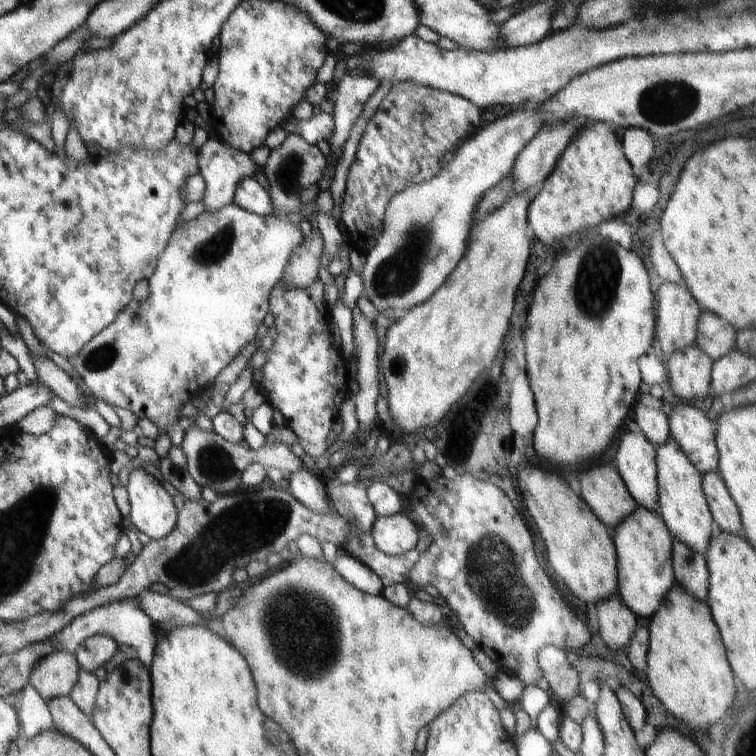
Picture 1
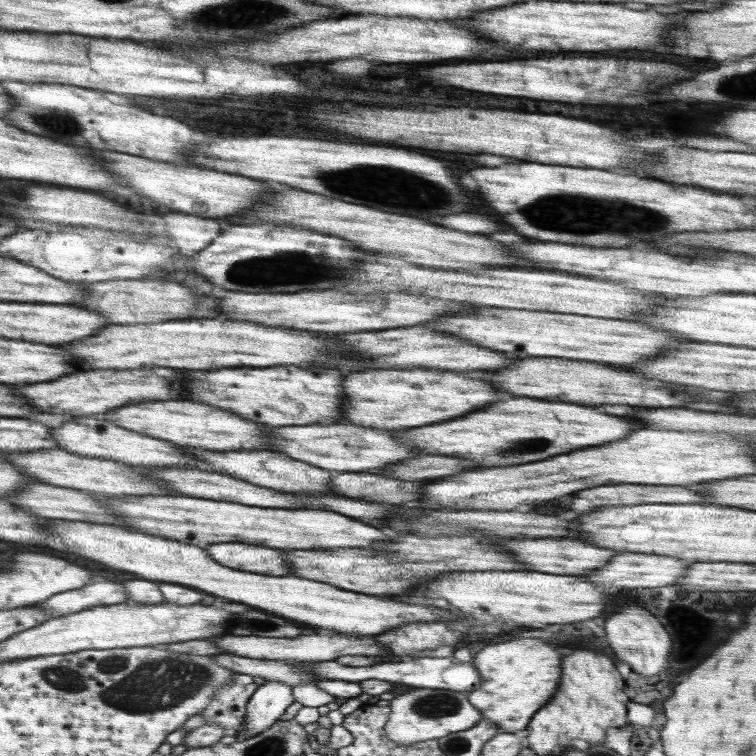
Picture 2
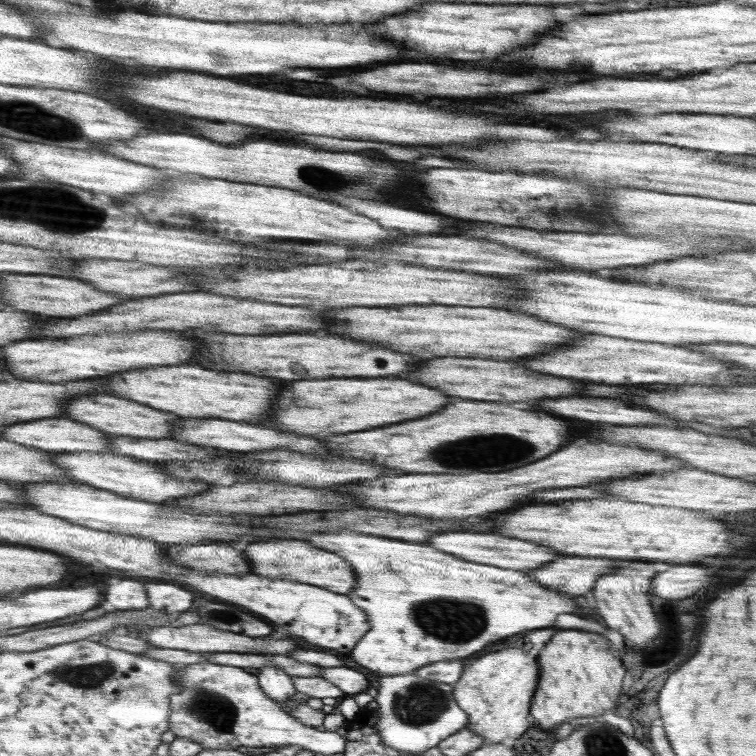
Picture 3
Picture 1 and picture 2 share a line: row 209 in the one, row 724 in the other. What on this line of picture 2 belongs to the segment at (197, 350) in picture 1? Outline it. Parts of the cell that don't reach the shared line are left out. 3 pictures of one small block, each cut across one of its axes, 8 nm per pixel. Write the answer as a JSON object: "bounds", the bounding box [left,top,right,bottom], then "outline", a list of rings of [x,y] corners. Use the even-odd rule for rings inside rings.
{"bounds":[200,673,258,735],"outline":[[[236,673],[234,682],[220,686],[212,702],[200,713],[206,723],[216,723],[226,728],[225,734],[235,735],[244,725],[246,705],[258,685],[253,676]]]}

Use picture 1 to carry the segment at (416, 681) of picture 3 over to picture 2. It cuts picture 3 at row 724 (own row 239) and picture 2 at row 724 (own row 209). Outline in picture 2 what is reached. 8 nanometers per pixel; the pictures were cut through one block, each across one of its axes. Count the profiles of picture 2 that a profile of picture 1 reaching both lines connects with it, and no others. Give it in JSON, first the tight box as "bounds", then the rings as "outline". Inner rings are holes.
{"bounds":[385,688,482,745],"outline":[[[416,688],[400,696],[394,696],[389,706],[392,712],[385,724],[386,735],[391,741],[403,745],[439,739],[450,733],[468,730],[482,720],[482,712],[478,712],[478,708],[474,708],[468,702],[468,696],[464,692],[452,692],[452,690]]]}

